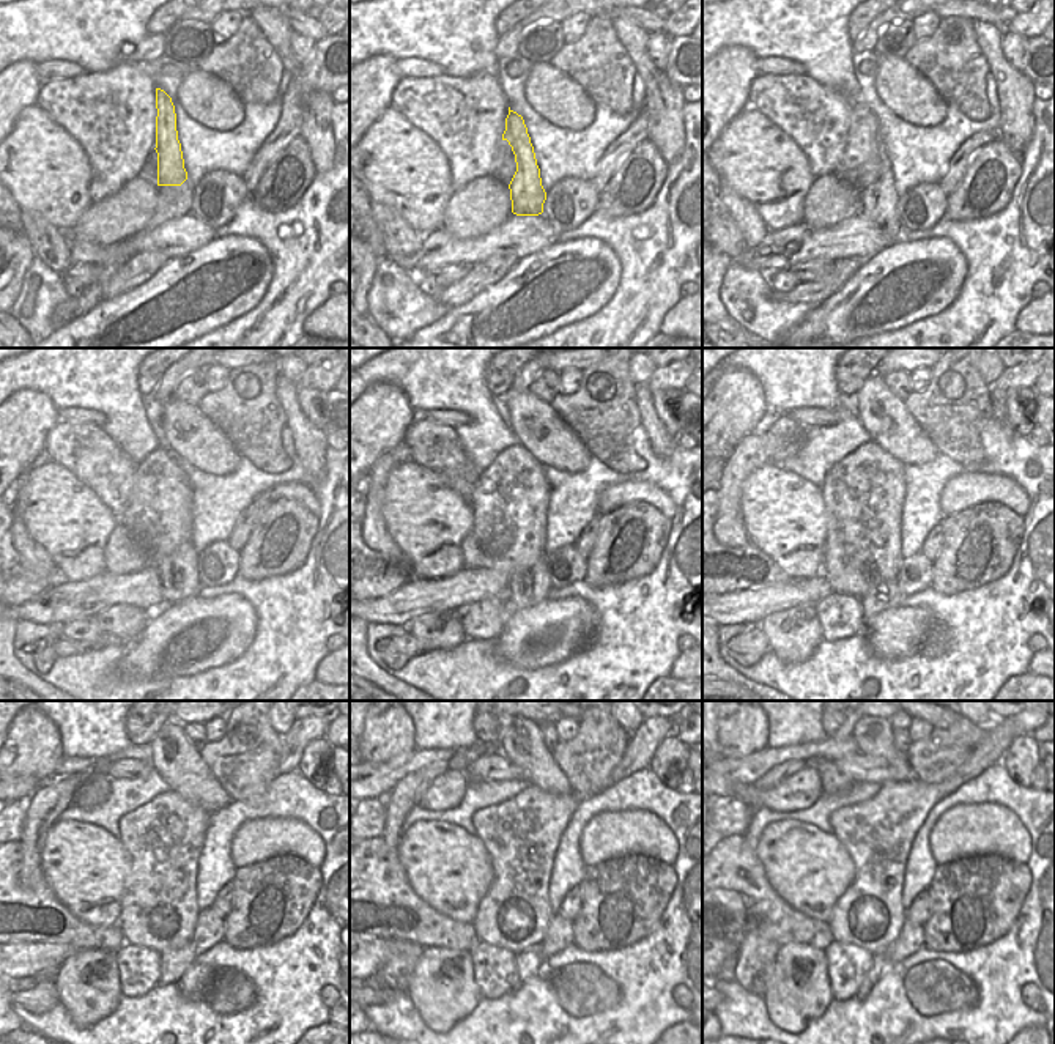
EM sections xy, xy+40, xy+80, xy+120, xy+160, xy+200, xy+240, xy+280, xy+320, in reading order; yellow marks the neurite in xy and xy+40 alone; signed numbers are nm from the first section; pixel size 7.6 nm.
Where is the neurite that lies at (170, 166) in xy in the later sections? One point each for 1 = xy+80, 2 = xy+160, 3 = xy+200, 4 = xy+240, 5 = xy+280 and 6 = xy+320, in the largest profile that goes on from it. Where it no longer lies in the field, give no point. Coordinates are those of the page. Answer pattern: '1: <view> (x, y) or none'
1: xy+80 (879, 200)
2: xy+160 (529, 586)
3: xy+200 (882, 596)
4: xy+240 (172, 964)
5: xy+280 (528, 962)
6: xy+320 (879, 962)

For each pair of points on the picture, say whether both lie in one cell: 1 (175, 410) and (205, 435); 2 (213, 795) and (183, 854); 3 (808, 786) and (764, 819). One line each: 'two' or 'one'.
1: one
2: two
3: two

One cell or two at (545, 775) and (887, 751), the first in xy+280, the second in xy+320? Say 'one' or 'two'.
one

